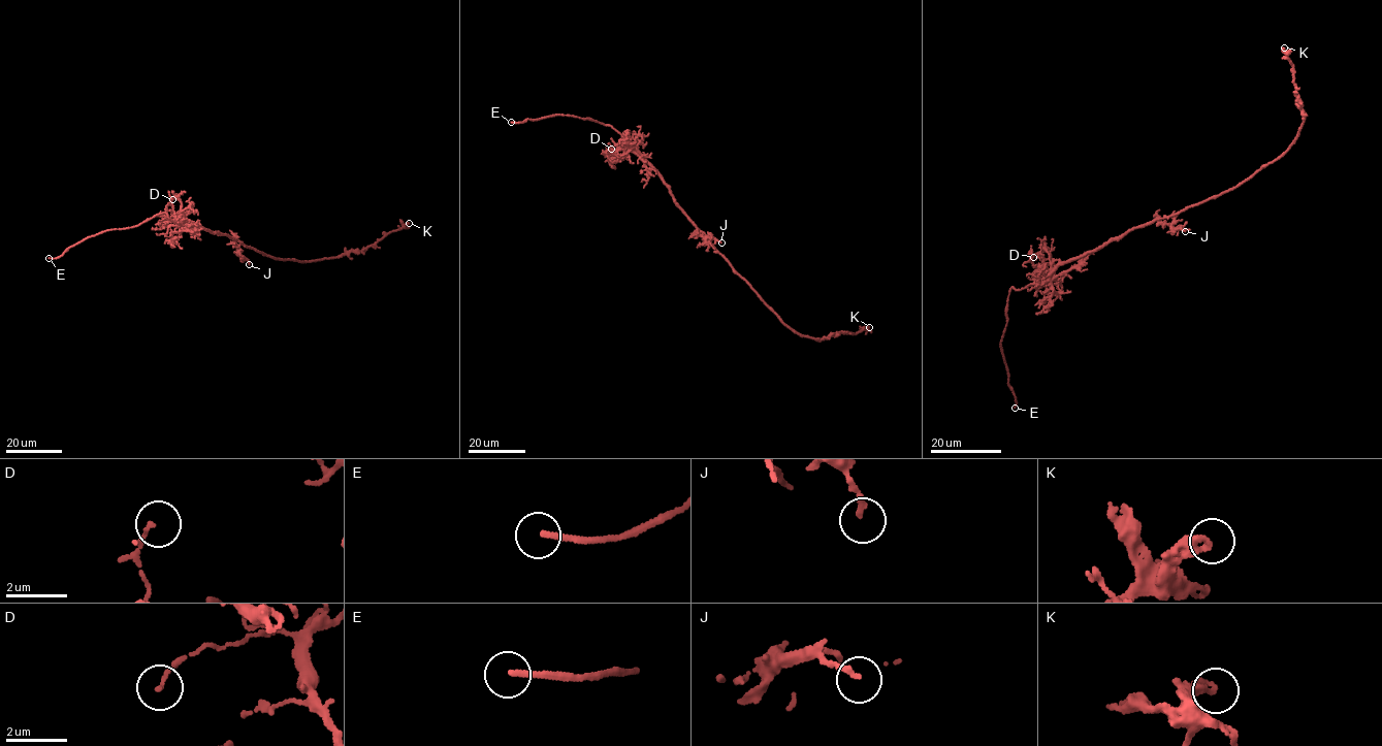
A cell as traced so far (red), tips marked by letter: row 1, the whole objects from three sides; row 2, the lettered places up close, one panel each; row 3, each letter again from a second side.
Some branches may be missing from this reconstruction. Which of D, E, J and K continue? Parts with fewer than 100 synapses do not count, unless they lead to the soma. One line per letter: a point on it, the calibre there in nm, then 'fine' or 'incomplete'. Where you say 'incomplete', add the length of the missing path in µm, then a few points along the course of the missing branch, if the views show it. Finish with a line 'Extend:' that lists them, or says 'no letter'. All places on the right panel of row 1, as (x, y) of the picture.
D: at (1033, 257); 120 nm thick; fine
E: at (1015, 408); 190 nm thick; incomplete; about 4 µm are missing
J: at (1185, 231); 170 nm thick; fine
K: at (1284, 47); 320 nm thick; fine
Extend: E

